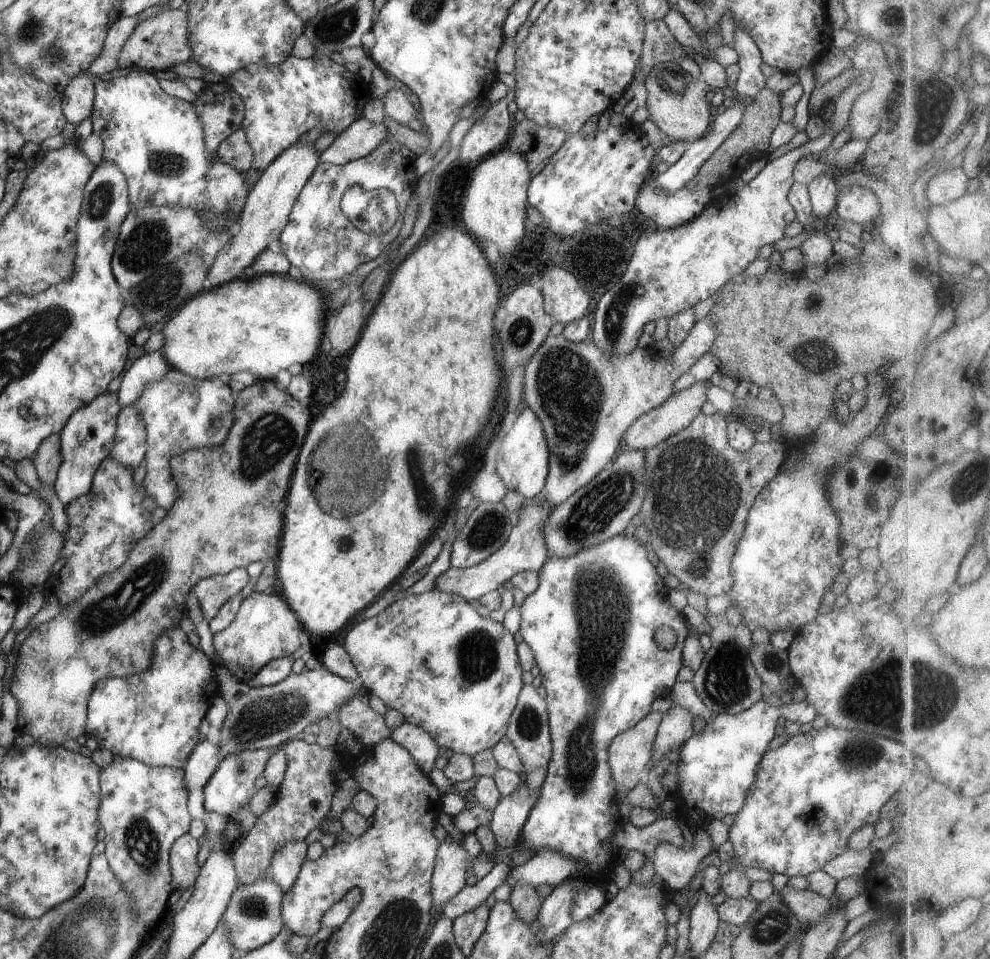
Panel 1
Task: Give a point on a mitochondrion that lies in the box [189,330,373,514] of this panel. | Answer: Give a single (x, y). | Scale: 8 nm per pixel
(269, 439)

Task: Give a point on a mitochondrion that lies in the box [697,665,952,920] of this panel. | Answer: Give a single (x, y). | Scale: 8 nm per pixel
(859, 752)

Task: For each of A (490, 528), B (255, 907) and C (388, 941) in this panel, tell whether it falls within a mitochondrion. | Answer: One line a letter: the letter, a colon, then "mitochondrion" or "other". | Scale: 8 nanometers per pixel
A: mitochondrion
B: mitochondrion
C: mitochondrion

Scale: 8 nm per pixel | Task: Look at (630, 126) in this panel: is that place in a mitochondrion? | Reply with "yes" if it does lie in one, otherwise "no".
no

